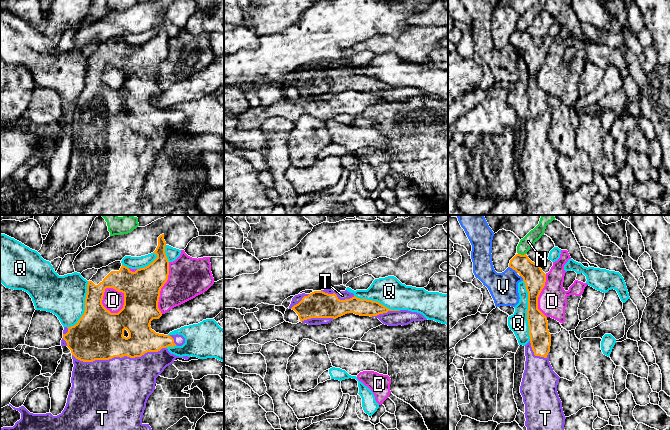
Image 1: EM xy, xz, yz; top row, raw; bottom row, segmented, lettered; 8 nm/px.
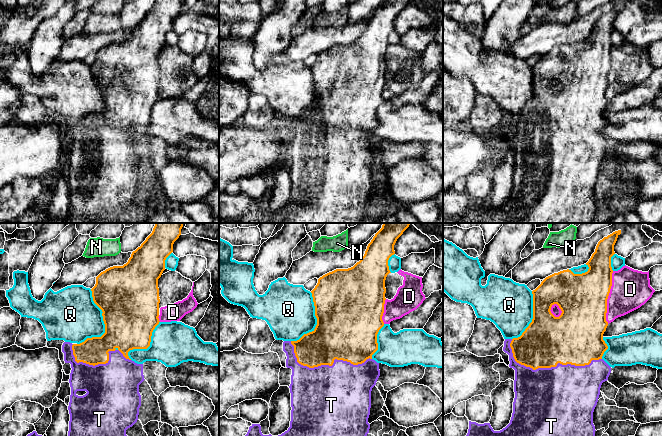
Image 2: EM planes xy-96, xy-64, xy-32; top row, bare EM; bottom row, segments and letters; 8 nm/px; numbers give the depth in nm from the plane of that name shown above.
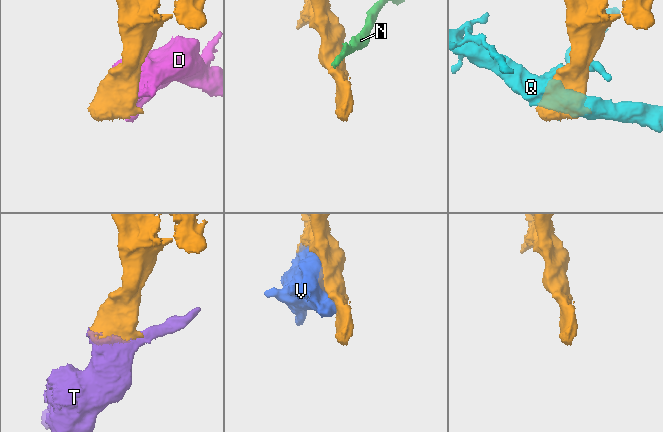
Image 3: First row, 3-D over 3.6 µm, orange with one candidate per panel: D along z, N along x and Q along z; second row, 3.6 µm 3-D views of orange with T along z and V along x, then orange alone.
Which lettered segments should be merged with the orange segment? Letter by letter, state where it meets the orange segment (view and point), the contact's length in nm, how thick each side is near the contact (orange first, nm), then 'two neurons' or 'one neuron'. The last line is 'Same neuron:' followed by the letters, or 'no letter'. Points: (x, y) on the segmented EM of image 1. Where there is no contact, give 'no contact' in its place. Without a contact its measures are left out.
D: contact xy (101, 303); length 240 nm; calibres 400 and 160 nm; two neurons
N: contact yz (522, 255); length 60 nm; calibres 170 and 100 nm; two neurons
Q: contact yz (527, 310); length 500 nm; calibres 170 and 160 nm; two neurons
T: contact xy (119, 356); length 750 nm; calibres 400 and 480 nm; one neuron
V: contact yz (513, 269); length 90 nm; calibres 170 and 240 nm; two neurons
Same neuron: T

